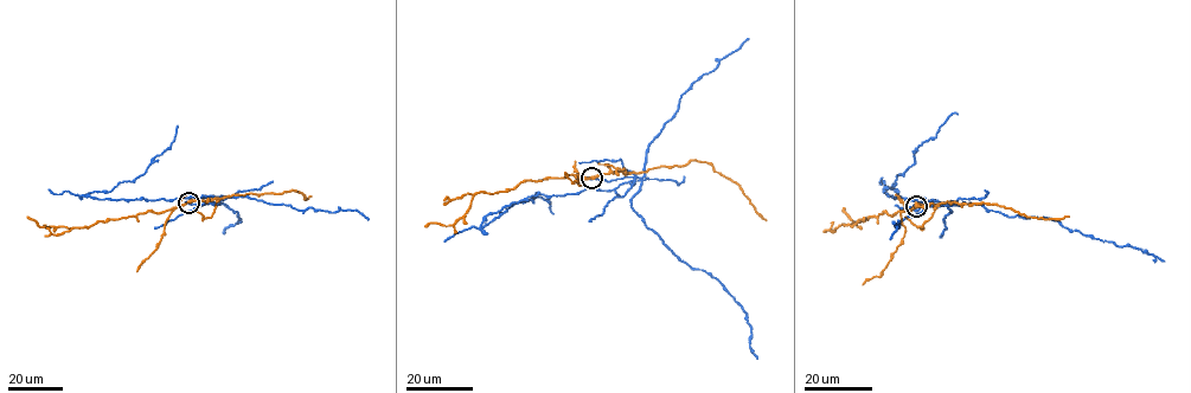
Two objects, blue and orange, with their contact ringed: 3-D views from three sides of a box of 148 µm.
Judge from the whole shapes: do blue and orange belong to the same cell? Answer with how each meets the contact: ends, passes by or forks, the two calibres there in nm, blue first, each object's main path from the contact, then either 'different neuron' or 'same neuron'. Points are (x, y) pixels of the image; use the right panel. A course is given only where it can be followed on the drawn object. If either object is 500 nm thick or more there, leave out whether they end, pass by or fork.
blue passes by; orange passes by; calibres 460 and 320 nm; course blue (917, 206), (947, 204), (884, 189), (958, 114); course orange (917, 206), (984, 203), (1029, 217), (1069, 217); different neuron

